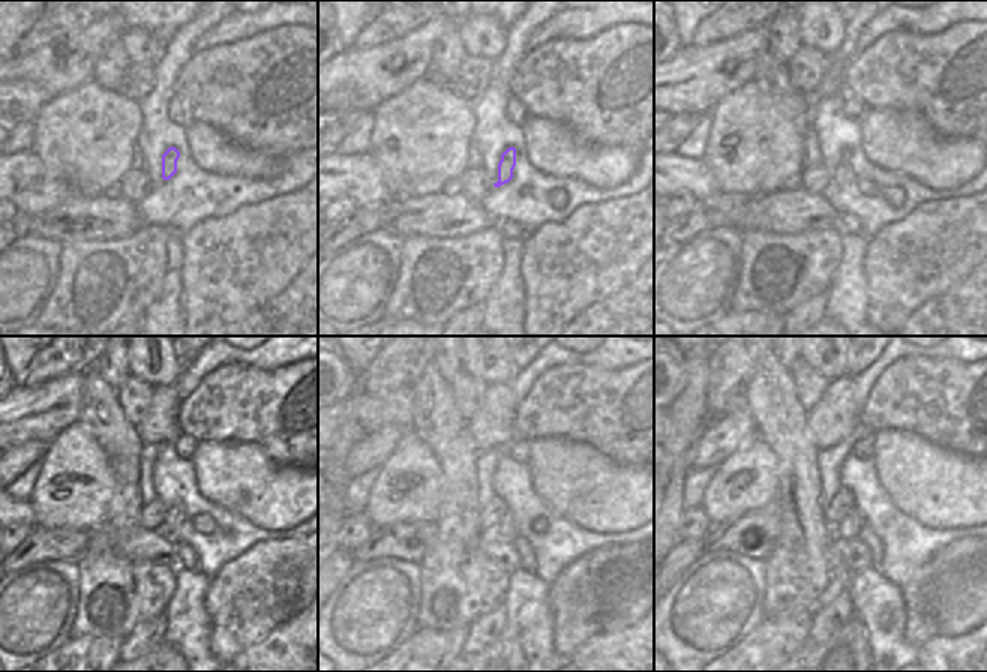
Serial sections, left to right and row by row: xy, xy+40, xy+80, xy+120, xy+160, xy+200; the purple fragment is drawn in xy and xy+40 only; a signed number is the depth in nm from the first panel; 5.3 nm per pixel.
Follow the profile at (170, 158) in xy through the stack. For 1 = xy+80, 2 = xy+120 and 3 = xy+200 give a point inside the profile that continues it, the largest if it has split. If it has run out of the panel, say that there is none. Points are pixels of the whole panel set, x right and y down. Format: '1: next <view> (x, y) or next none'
1: next xy+80 (842, 174)
2: next xy+120 (164, 530)
3: next xy+200 (849, 528)

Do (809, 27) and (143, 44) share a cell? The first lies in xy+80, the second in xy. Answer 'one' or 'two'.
one

